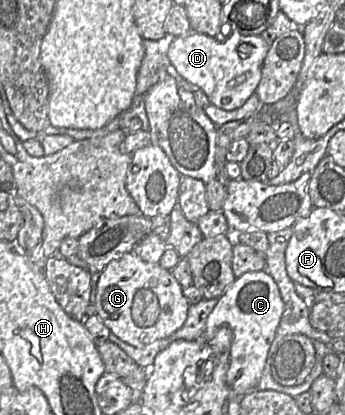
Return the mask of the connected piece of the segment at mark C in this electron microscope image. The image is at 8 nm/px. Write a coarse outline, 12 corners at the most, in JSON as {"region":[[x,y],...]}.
{"region":[[262,270],[236,278],[208,315],[232,341],[226,382],[256,389],[283,311]]}

